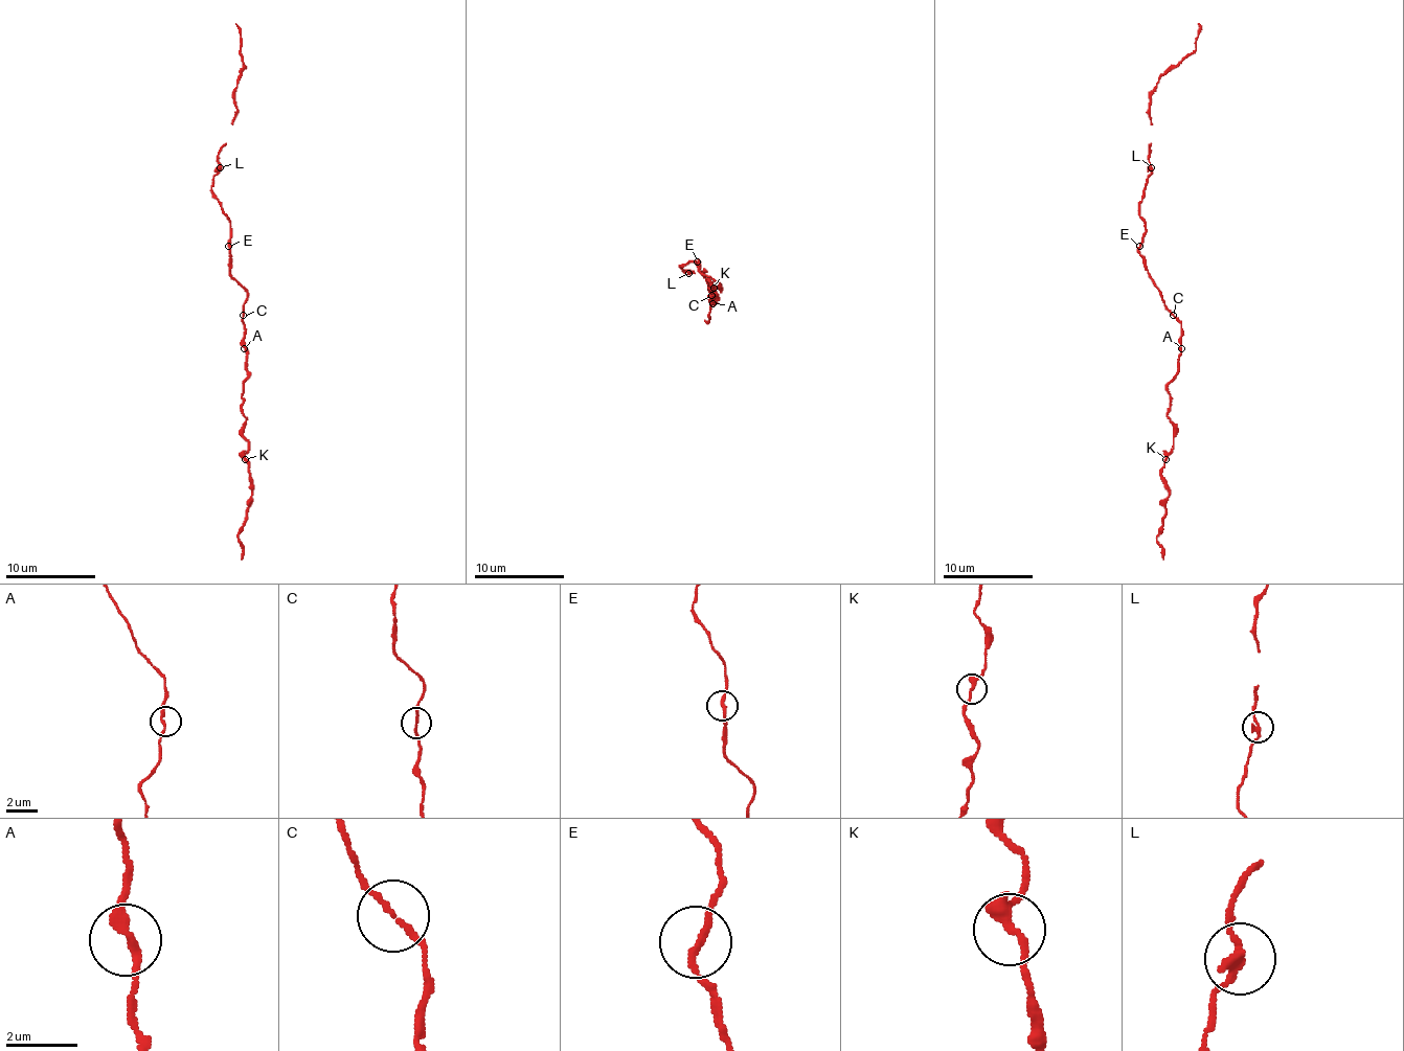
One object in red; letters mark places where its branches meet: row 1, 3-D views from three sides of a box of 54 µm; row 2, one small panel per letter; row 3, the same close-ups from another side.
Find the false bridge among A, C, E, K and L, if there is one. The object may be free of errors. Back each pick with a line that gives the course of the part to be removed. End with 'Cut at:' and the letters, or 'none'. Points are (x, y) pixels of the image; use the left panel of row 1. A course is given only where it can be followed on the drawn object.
Cut at: none

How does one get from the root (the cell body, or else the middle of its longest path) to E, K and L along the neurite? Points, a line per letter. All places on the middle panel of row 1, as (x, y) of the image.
E: (708, 277), (699, 270), (697, 261)
K: (708, 277), (715, 283), (712, 303), (715, 295), (710, 290), (715, 293), (710, 295), (718, 295), (712, 288)
L: (708, 277), (699, 270), (699, 261), (699, 268), (693, 261), (679, 268), (688, 272)

